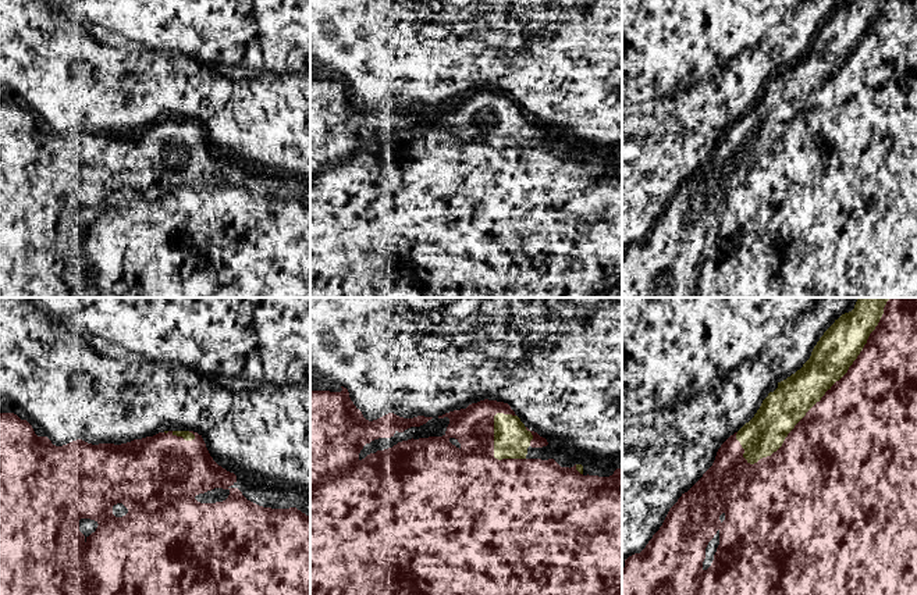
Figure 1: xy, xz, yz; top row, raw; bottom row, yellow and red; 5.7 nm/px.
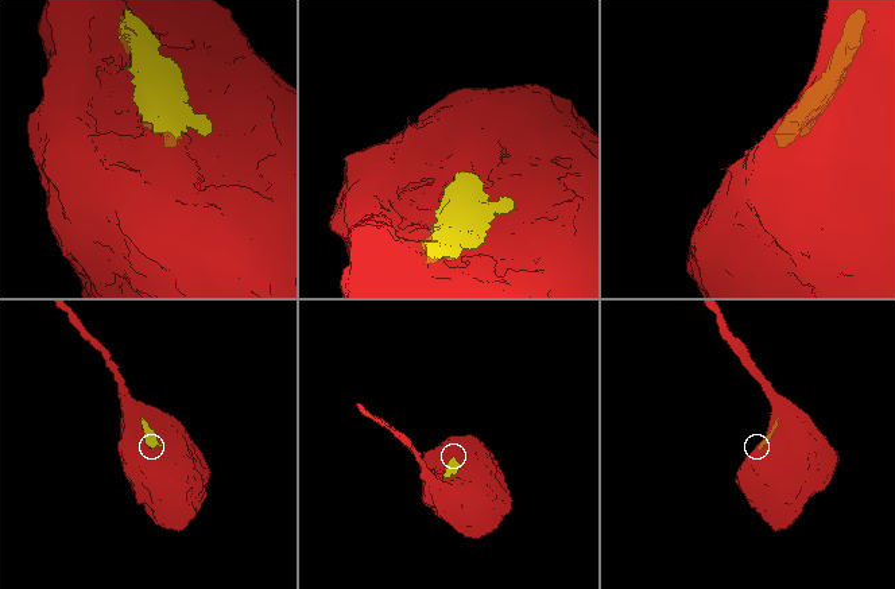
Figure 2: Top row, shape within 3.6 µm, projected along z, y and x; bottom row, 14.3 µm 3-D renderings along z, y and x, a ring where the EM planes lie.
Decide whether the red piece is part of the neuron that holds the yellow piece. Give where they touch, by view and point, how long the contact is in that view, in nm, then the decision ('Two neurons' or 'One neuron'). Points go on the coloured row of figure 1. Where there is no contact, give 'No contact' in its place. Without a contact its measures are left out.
Touches yellow at yz (830, 388). Shared border 1250 nm. One neuron

